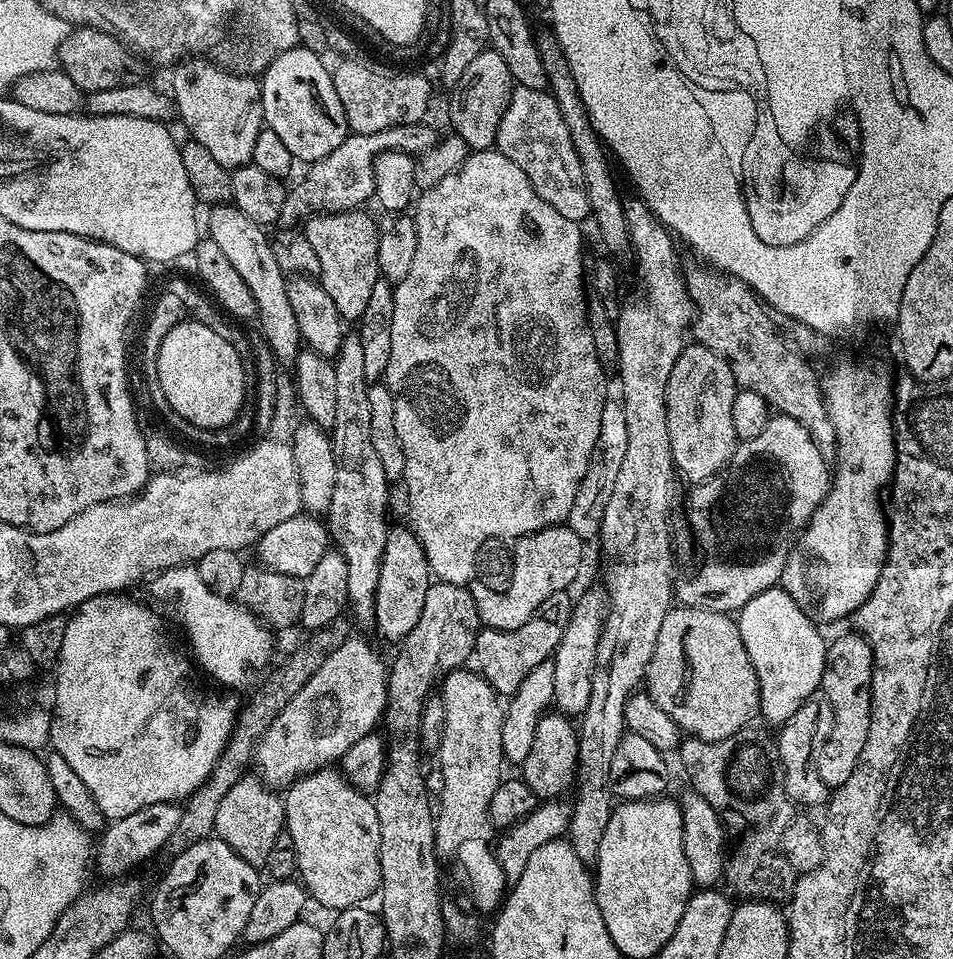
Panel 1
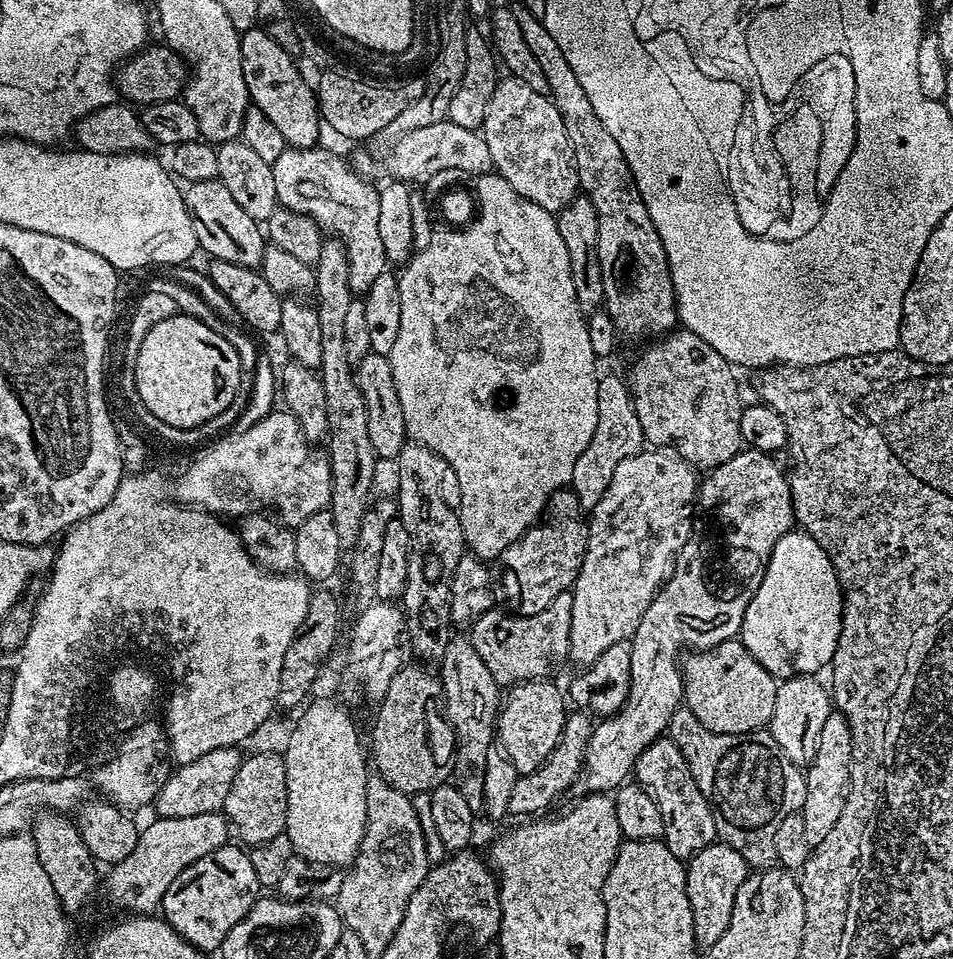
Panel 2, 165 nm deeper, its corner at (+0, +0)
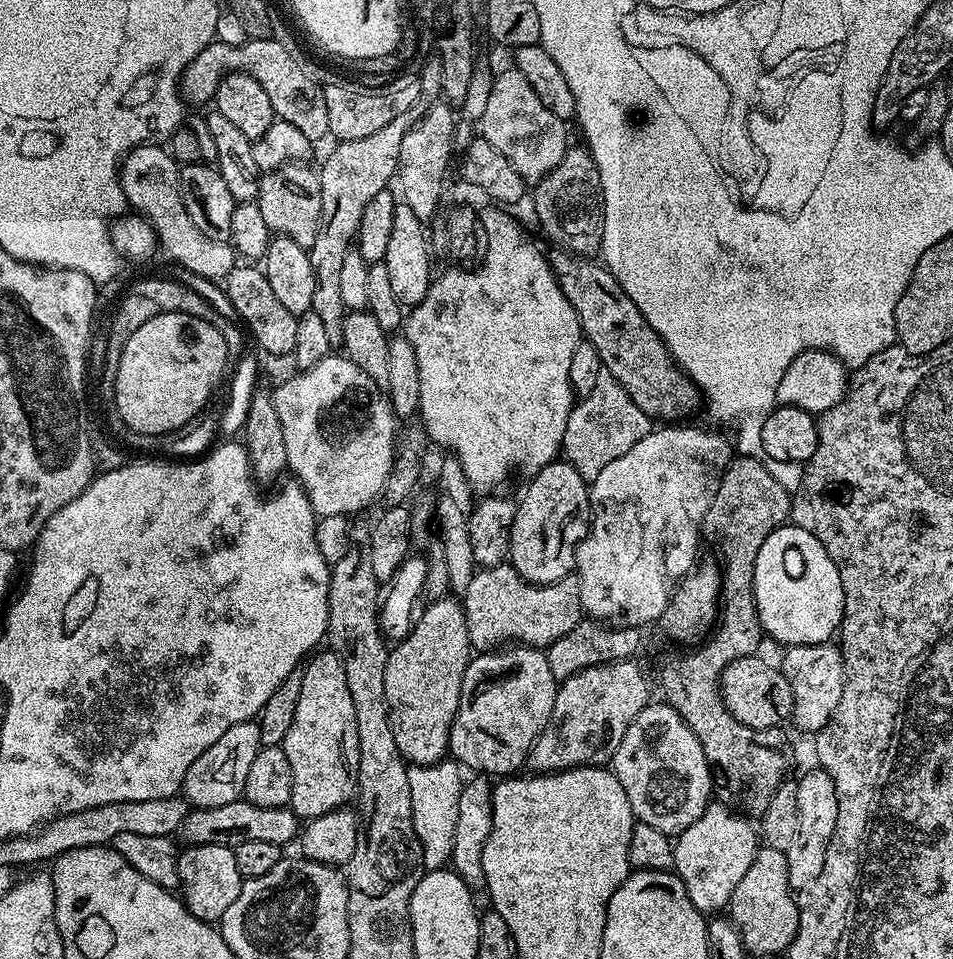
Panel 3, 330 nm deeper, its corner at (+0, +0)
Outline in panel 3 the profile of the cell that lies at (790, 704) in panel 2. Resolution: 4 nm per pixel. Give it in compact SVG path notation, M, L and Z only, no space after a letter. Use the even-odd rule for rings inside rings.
M835 643L793 644L787 649L782 663L786 682L792 691L791 723L796 723L804 732L815 734L828 724L838 702L842 698L844 685L844 659Z

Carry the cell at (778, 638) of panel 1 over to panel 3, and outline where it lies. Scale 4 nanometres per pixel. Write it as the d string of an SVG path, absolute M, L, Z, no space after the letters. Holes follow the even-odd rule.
M793 524L781 525L772 531L758 550L755 558L754 582L755 604L763 631L781 640L784 646L793 644L827 644L837 635L840 619L844 616L844 591L840 568L834 566L826 546L810 531Z

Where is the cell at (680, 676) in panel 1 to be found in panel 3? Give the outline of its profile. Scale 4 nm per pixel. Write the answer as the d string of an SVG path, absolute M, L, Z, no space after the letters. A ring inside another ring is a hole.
M755 654L730 662L721 675L720 690L725 706L738 722L756 729L774 728L792 715L792 691L783 671L759 658Z

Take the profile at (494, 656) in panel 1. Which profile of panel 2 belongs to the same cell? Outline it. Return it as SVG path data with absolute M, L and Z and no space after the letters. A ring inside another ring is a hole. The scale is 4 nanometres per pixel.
M571 591L558 592L556 597L547 601L543 605L545 608L541 612L536 612L533 616L510 616L499 609L493 608L486 614L482 614L471 625L468 637L474 650L478 653L478 658L486 662L486 670L496 679L497 685L515 686L522 684L526 680L539 680L545 675L544 667L548 664L548 659L555 652L565 653L570 642L570 618L572 617L572 594Z

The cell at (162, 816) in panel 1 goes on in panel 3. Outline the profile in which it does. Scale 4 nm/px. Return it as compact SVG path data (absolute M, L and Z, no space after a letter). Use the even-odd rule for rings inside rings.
M247 720L238 726L230 726L210 750L206 750L186 770L182 795L192 808L213 808L226 806L241 799L246 786L246 774L254 758L260 753L260 726L256 720Z

